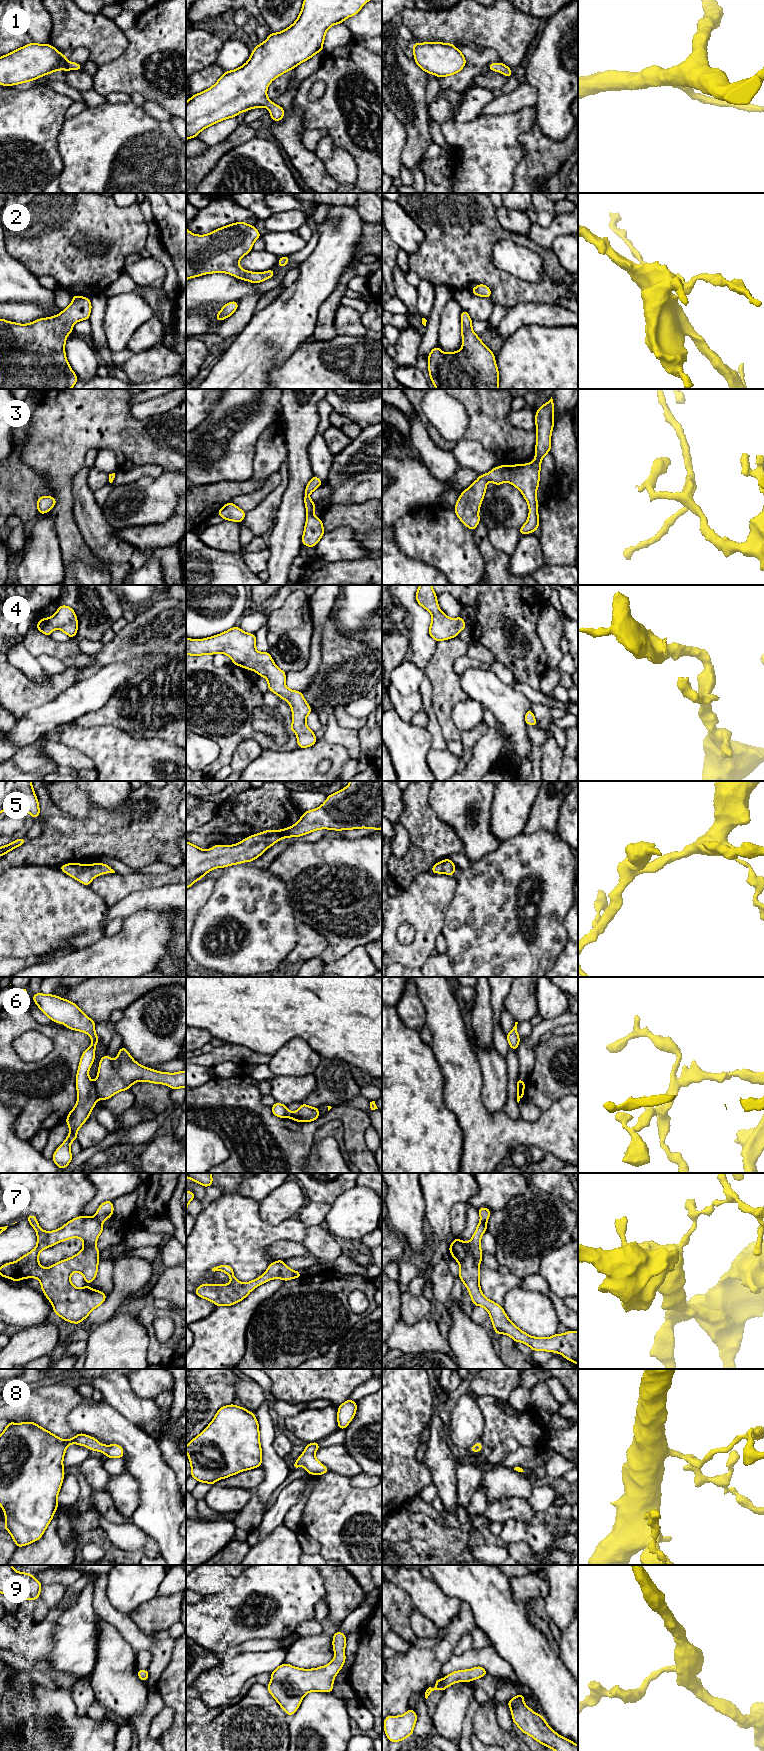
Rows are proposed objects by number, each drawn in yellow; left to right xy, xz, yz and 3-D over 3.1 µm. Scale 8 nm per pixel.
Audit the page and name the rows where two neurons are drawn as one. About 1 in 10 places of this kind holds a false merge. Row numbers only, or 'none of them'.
6, 7

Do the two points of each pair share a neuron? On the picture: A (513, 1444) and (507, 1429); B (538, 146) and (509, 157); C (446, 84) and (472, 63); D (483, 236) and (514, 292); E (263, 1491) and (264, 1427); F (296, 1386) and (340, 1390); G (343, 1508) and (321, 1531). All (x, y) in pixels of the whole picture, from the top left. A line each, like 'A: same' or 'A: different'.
A: different
B: different
C: same
D: same
E: same
F: same
G: same

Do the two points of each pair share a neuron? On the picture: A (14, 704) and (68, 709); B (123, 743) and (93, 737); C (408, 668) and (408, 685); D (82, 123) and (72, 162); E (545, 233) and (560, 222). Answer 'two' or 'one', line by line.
A: two
B: one
C: one
D: one
E: one

